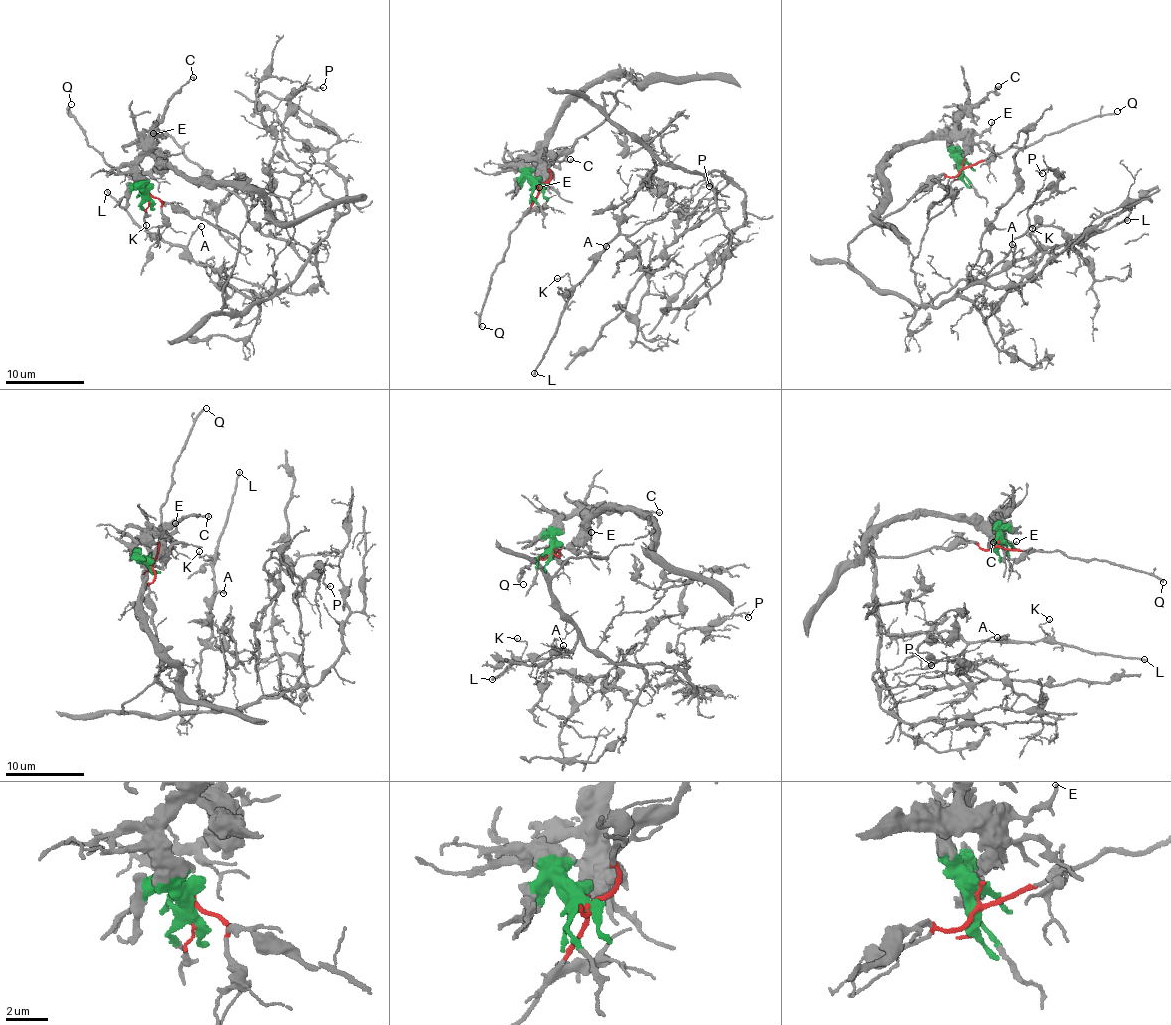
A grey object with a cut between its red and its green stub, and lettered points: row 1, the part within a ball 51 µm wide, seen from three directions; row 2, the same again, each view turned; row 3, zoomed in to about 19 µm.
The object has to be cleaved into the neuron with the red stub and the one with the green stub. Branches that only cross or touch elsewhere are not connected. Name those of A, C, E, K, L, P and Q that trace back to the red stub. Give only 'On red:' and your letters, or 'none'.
On red: A, K, L, P, Q

